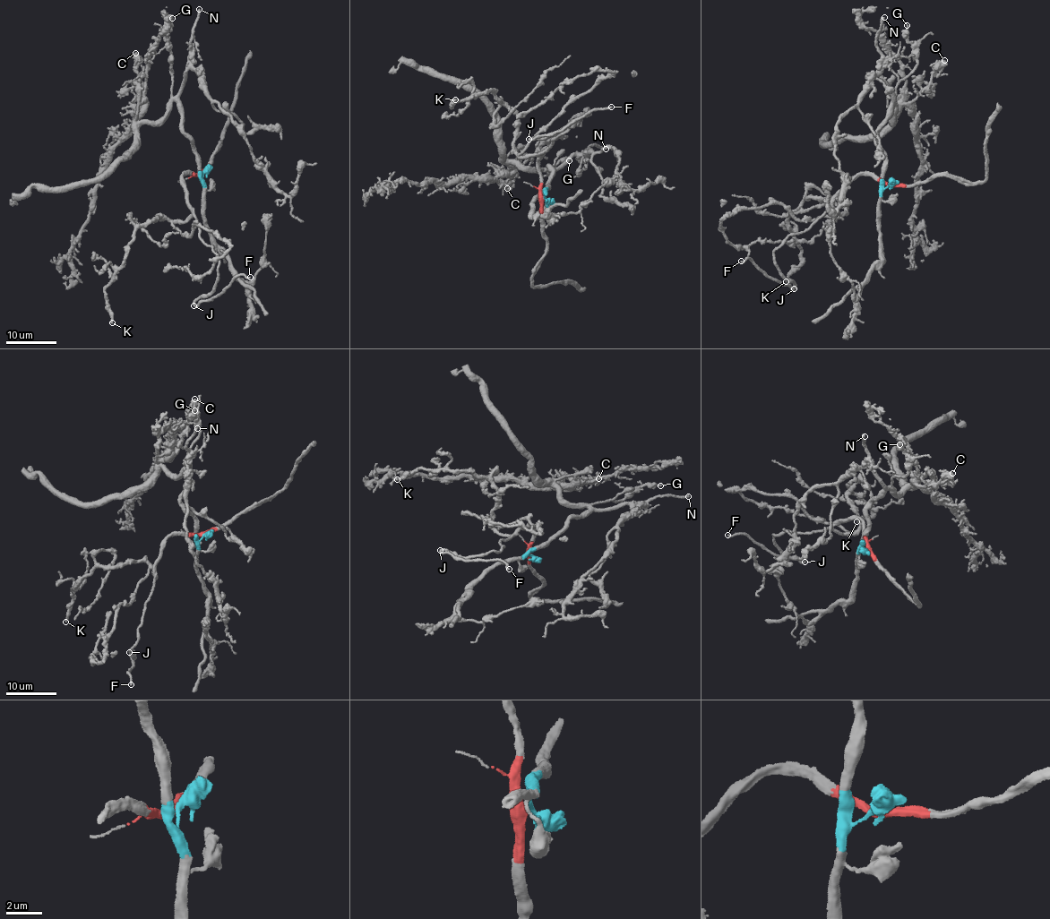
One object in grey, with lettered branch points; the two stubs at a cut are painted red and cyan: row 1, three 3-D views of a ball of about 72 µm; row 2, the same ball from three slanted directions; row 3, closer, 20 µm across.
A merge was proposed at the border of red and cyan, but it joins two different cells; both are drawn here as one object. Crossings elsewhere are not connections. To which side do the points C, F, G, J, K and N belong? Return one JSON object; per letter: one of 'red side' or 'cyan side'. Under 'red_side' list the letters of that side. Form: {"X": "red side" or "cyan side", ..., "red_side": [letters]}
{"C": "cyan side", "F": "red side", "G": "cyan side", "J": "red side", "K": "red side", "N": "cyan side", "red_side": ["F", "J", "K"]}

